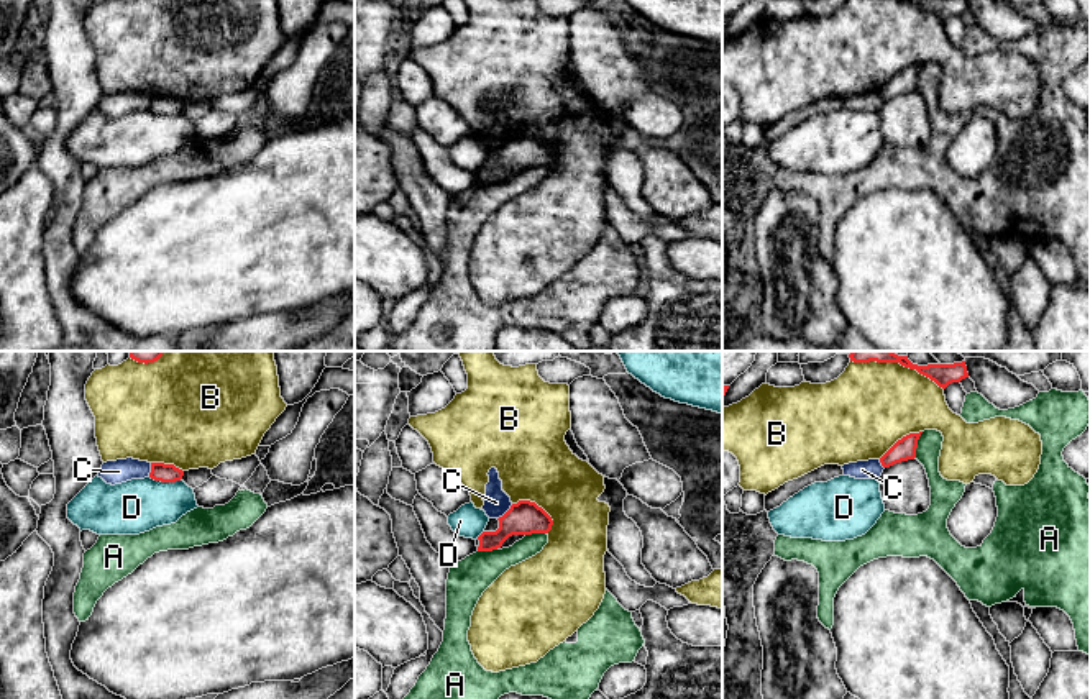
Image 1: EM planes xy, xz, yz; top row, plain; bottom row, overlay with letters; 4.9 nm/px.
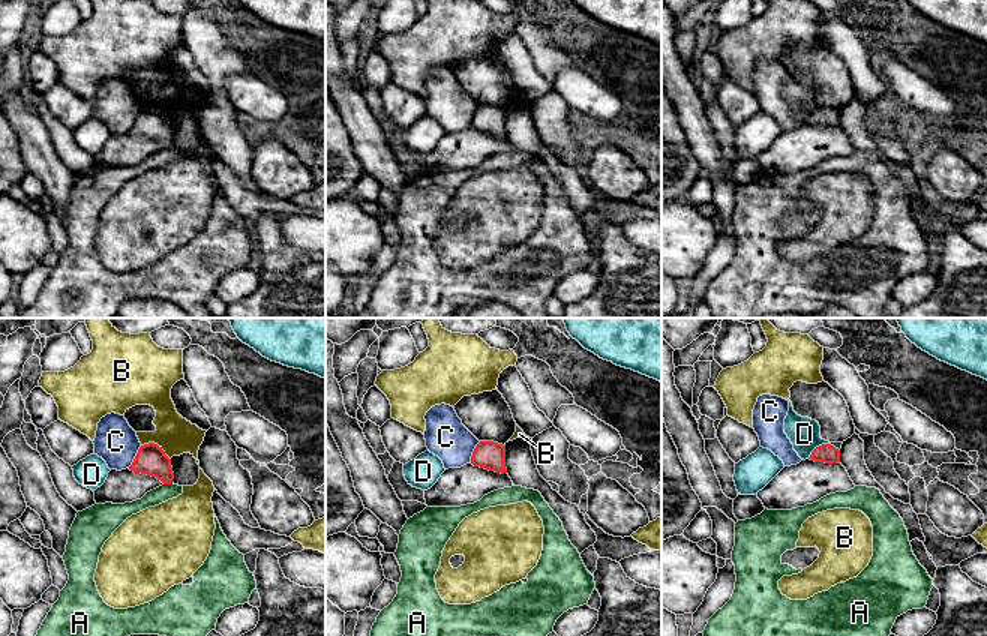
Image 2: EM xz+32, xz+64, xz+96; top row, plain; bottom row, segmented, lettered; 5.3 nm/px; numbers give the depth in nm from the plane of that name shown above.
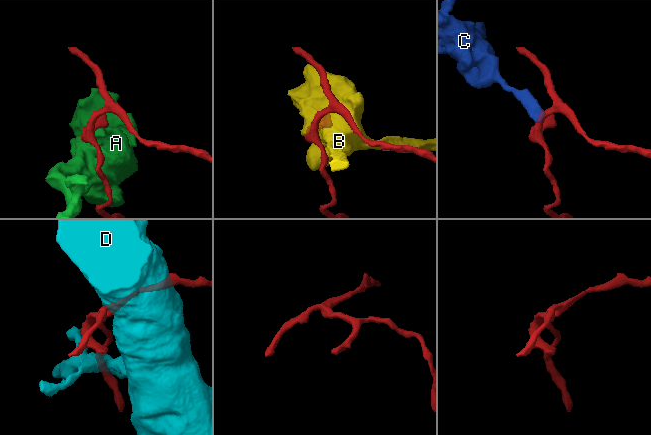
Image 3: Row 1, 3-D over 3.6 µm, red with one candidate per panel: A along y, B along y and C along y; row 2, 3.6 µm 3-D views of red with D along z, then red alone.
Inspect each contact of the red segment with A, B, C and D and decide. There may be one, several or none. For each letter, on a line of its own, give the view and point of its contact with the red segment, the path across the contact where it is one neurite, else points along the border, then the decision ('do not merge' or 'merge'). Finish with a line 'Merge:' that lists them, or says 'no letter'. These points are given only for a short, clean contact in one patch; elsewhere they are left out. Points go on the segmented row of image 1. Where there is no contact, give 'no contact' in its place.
A: yz (916, 445) | do not merge
B: xz (535, 504) | do not merge
C: xz (506, 512) | along xz (512, 504), (498, 519) | do not merge
D: xy (166, 481) | do not merge
Merge: no letter

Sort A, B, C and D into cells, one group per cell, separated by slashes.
A / B / C / D

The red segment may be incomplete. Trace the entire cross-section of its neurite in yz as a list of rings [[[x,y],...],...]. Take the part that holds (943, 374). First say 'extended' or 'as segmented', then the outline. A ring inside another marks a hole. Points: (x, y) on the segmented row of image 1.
as segmented; [[[852,351],[849,354],[854,363],[900,363],[905,368],[916,369],[919,374],[934,381],[939,387],[946,389],[952,382],[960,382],[969,377],[965,361],[954,364],[913,364],[908,356],[898,356],[893,351]]]

